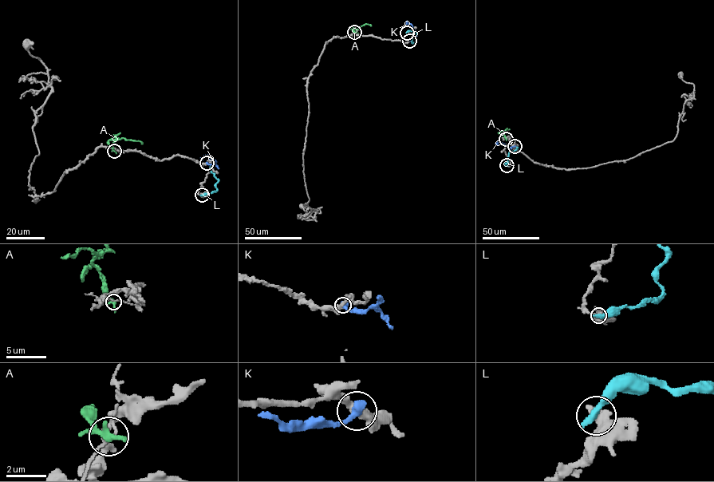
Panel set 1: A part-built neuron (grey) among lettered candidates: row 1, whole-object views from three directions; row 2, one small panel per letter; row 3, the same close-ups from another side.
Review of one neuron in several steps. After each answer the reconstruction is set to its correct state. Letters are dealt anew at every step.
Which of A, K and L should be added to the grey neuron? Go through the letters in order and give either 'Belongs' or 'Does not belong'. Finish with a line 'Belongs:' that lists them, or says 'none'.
A: Does not belong
K: Does not belong
L: Does not belong
Belongs: none

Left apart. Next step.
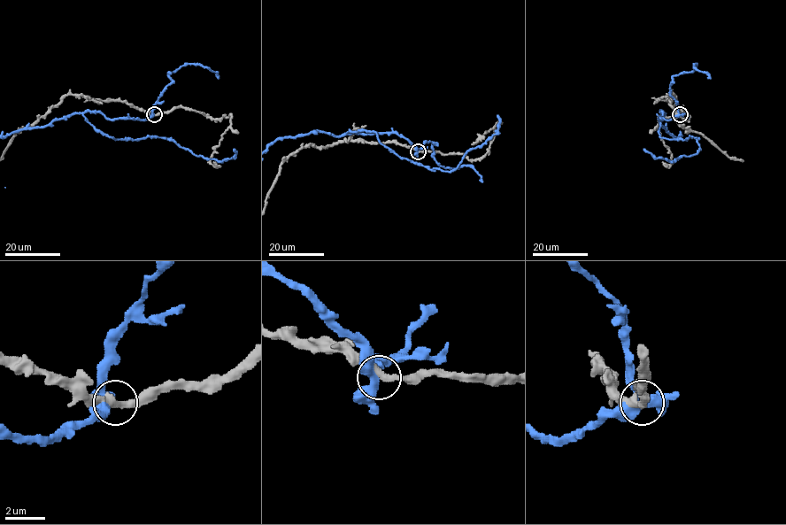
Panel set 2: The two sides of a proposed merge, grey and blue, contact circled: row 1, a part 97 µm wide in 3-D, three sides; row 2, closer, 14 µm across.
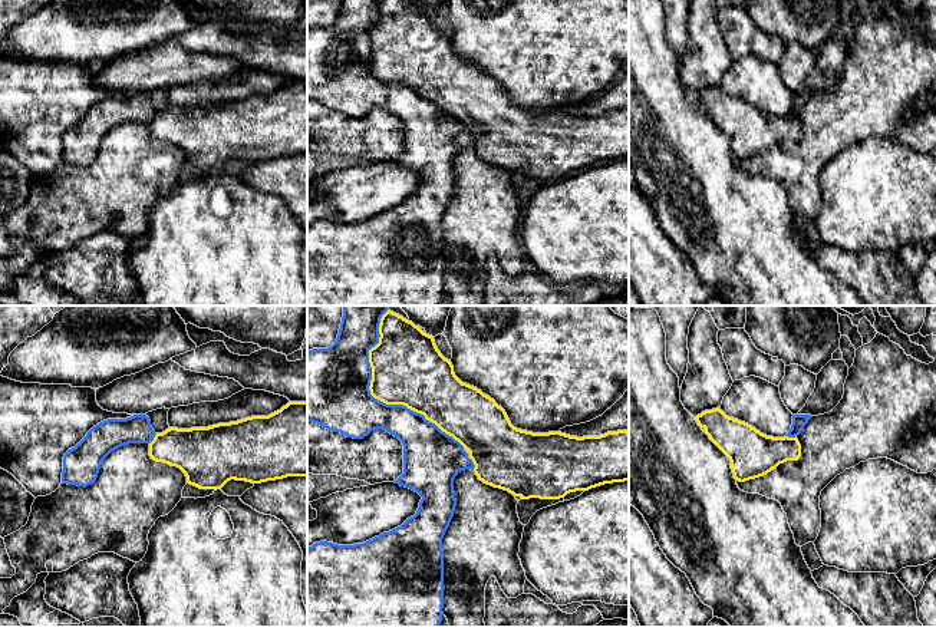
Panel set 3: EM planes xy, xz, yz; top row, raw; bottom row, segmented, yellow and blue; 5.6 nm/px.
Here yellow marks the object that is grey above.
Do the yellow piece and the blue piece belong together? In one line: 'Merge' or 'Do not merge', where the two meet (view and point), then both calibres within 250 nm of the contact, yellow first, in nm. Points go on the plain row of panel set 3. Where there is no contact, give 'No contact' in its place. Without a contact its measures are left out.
Do not merge. Touches yellow at xz (382, 79). Thickness 400 nm (yellow) against 360 nm

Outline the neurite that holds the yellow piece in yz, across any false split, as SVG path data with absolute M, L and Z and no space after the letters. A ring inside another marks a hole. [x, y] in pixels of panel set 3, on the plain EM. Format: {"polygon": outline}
{"polygon": "M719 86L702 90L695 99L729 136L734 156L739 161L764 155L780 142L801 135L797 115L767 115L751 103L726 95Z"}

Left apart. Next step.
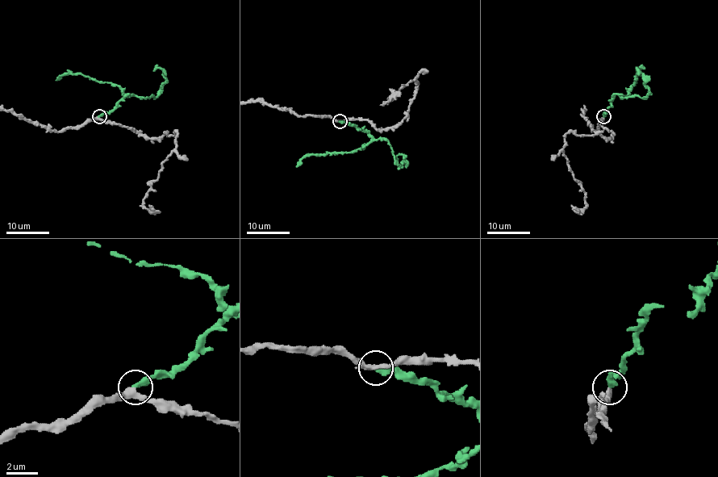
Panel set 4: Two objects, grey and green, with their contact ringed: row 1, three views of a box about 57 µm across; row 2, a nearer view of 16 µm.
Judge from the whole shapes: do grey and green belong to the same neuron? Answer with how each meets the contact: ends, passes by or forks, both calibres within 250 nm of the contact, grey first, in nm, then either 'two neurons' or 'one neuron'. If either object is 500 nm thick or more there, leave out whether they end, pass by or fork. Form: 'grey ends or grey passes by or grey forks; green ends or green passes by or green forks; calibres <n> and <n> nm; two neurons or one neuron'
grey passes by; green ends; calibres 300 and 440 nm; one neuron

